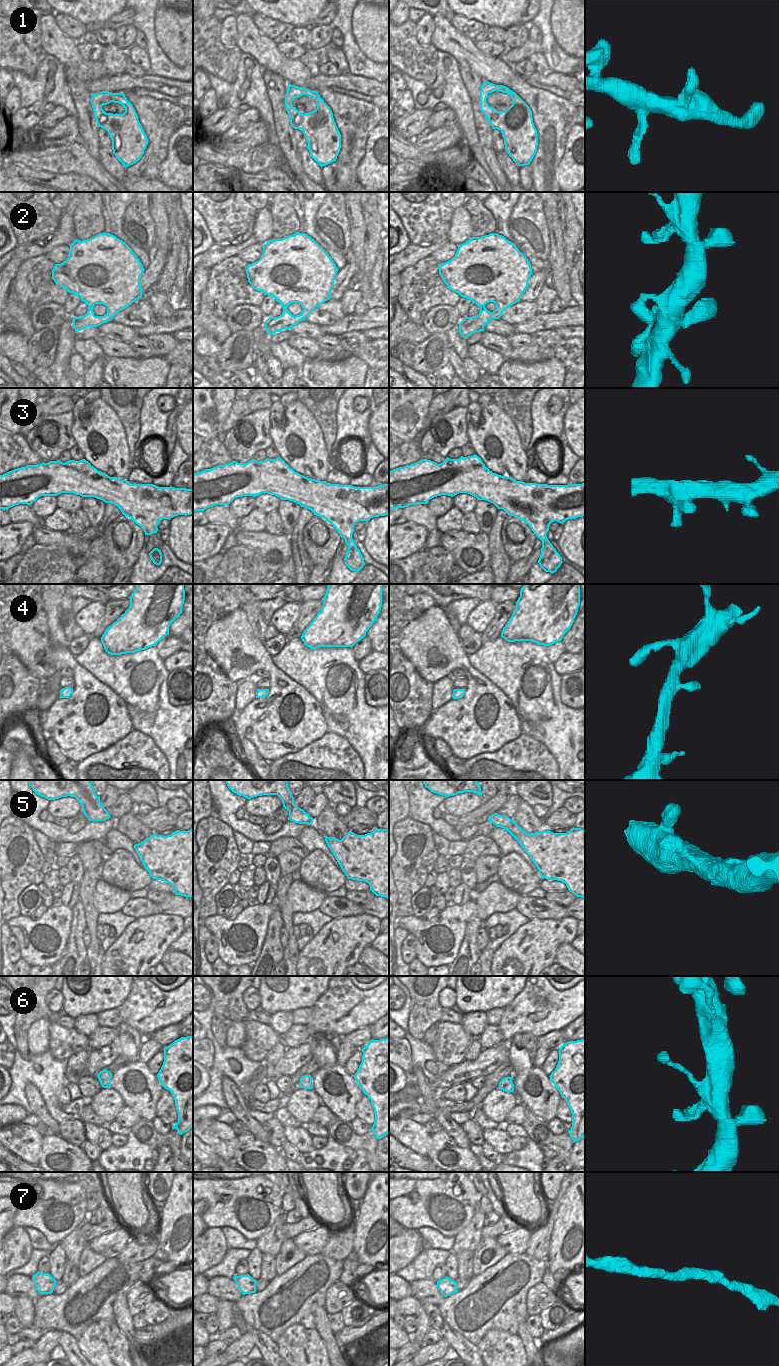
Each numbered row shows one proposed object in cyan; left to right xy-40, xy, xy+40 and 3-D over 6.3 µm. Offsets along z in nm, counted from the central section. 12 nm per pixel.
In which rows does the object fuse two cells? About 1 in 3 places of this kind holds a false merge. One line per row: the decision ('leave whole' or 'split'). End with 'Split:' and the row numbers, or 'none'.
1: leave whole
2: split
3: leave whole
4: leave whole
5: leave whole
6: leave whole
7: leave whole
Split: 2

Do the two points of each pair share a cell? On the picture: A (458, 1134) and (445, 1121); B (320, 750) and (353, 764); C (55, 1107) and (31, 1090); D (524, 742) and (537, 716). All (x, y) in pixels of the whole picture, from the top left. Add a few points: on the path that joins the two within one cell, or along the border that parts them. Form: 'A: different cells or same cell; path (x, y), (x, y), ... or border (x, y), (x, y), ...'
A: same cell; path (455, 1131), (448, 1124)
B: same cell; path (328, 758), (334, 764), (345, 764)
C: different cells; border (27, 1083), (31, 1083), (38, 1090), (54, 1120)
D: different cells; border (522, 733), (540, 741), (547, 749)

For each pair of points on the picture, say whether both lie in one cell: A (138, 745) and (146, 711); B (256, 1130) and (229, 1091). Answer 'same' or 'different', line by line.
A: different
B: same

